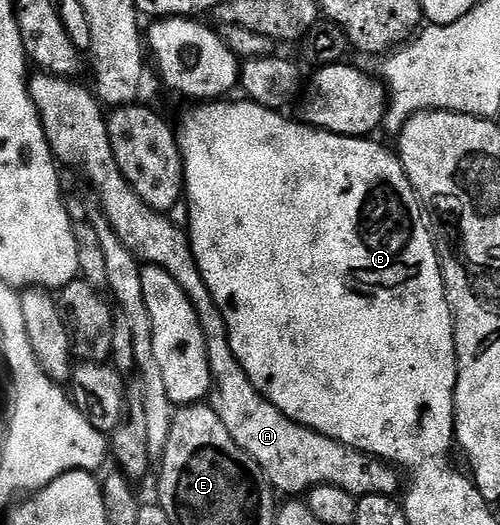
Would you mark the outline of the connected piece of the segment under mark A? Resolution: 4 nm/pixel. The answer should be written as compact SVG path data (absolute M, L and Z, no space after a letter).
M42 72L30 79L31 99L39 113L51 153L64 167L77 166L87 177L88 184L99 197L98 209L109 220L113 232L117 232L117 240L133 252L135 259L140 264L160 266L169 272L169 276L181 284L181 292L189 296L205 336L213 405L217 416L221 416L221 424L225 424L229 436L233 436L233 444L237 444L237 448L241 448L241 452L248 454L261 468L272 490L280 495L287 494L283 496L303 496L315 486L345 488L345 492L358 499L370 494L398 495L401 474L396 467L294 422L268 398L255 391L249 376L245 376L245 368L241 368L237 356L233 356L225 316L221 316L221 308L217 308L213 292L209 292L209 284L205 284L205 276L201 276L201 268L197 268L188 231L172 222L166 213L146 206L141 196L129 188L125 176L121 176L121 168L117 168L107 131L107 118L102 114L104 111L98 97L88 87L87 91L77 85Z

